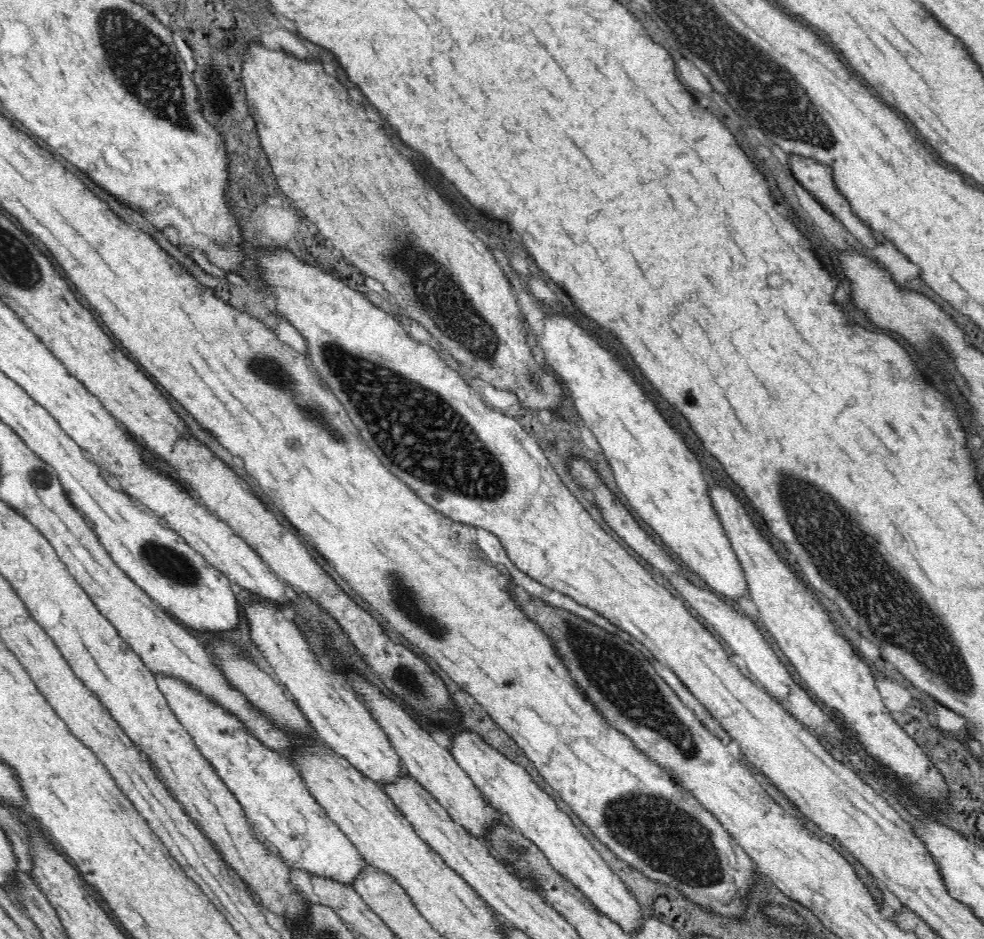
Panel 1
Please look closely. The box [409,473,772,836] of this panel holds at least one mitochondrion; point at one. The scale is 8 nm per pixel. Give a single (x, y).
(615, 672)

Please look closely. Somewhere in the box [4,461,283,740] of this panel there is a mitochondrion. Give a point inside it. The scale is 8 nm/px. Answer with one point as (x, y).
(172, 564)

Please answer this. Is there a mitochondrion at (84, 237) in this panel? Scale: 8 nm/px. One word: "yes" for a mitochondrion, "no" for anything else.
no

